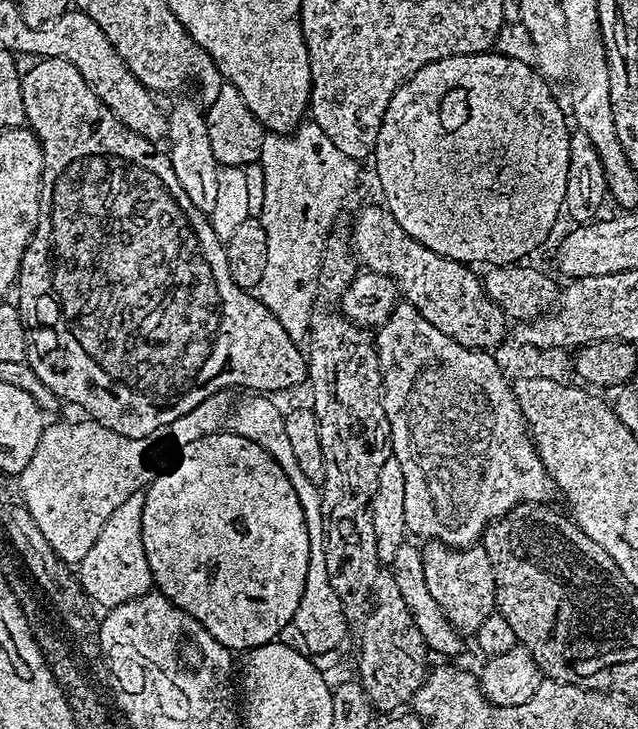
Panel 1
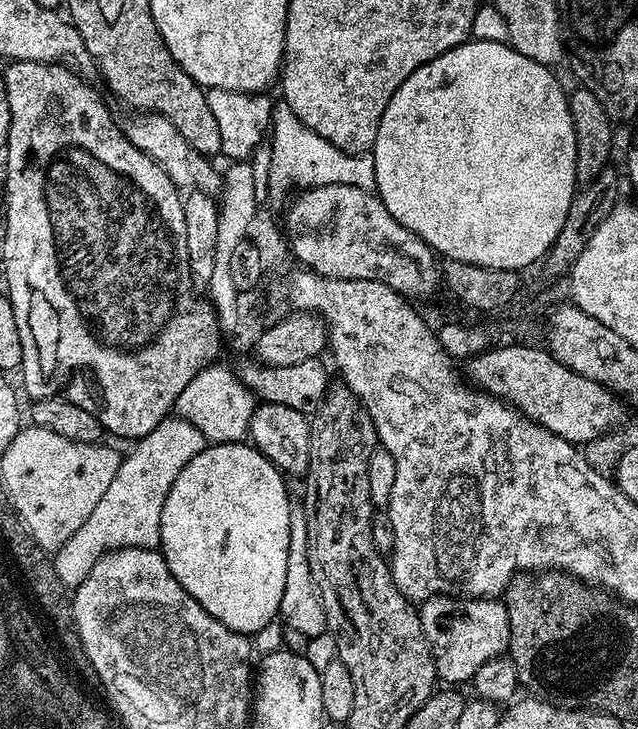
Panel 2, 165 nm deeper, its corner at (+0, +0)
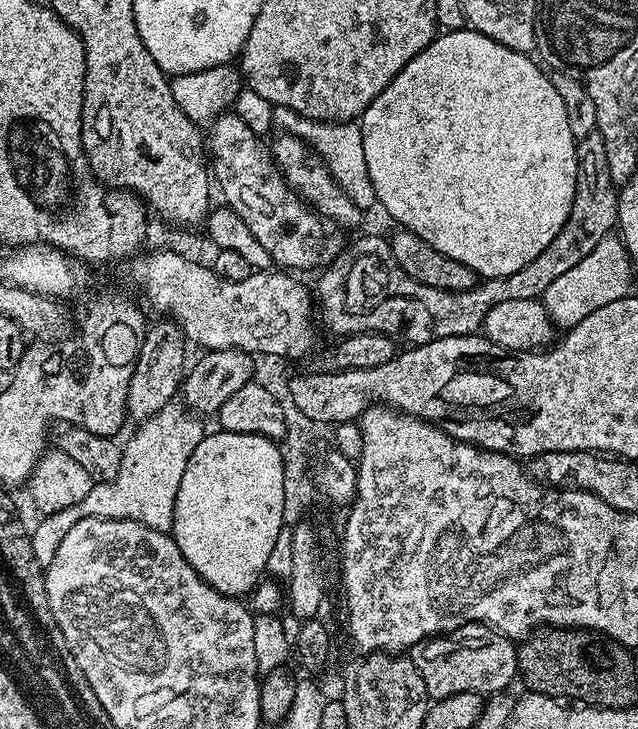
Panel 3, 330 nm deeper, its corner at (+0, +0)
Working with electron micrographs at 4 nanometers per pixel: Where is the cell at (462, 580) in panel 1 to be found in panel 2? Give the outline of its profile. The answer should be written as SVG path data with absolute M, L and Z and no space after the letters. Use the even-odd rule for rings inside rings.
M434 596L419 605L420 625L436 663L437 677L445 685L471 681L478 666L505 655L510 642L510 618L500 598ZM445 680L445 681L444 681Z

